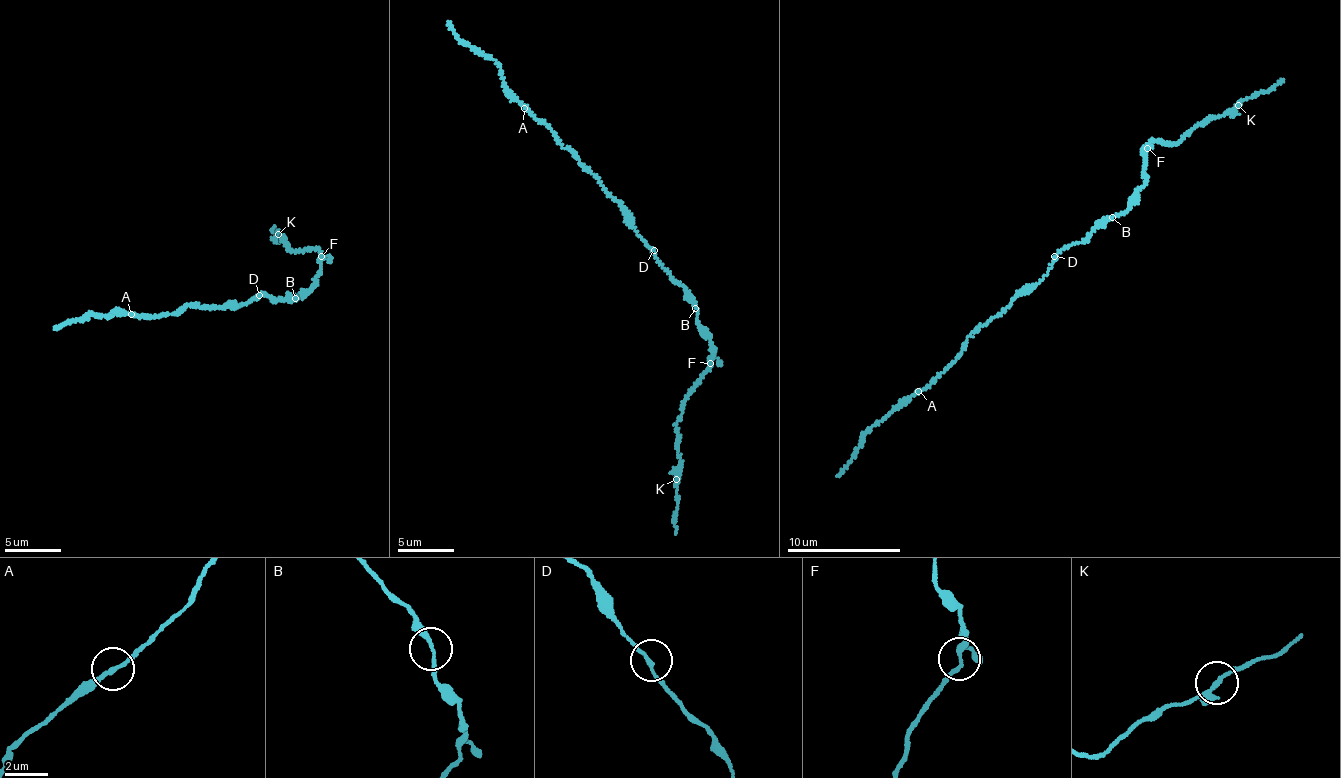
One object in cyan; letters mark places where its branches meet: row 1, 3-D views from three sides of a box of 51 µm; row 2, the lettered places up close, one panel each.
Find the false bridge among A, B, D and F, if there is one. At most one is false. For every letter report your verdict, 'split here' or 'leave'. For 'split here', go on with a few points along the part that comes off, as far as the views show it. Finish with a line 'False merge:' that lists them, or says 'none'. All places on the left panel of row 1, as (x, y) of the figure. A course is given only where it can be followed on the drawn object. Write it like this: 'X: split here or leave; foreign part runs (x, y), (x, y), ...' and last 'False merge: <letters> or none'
A: leave
B: leave
D: leave
F: leave
False merge: none

